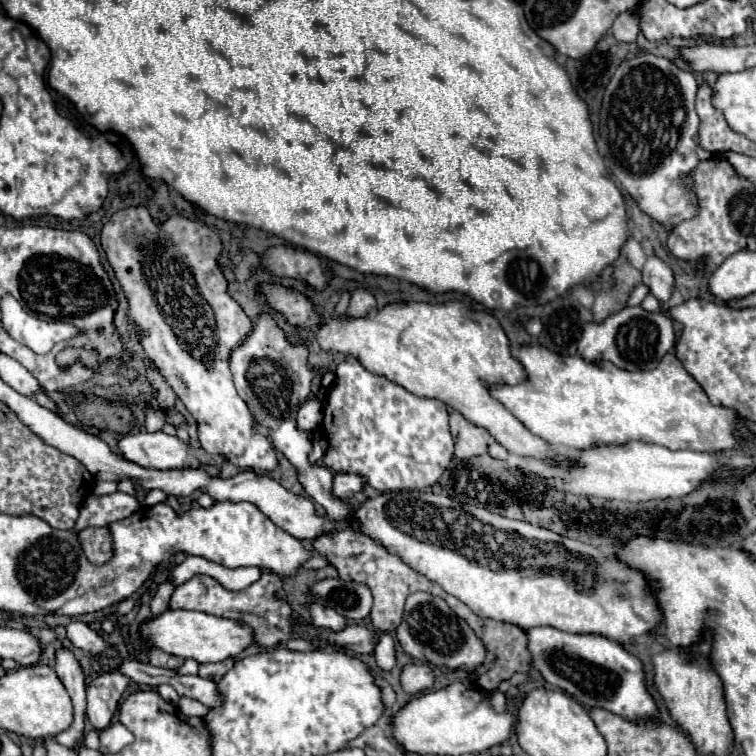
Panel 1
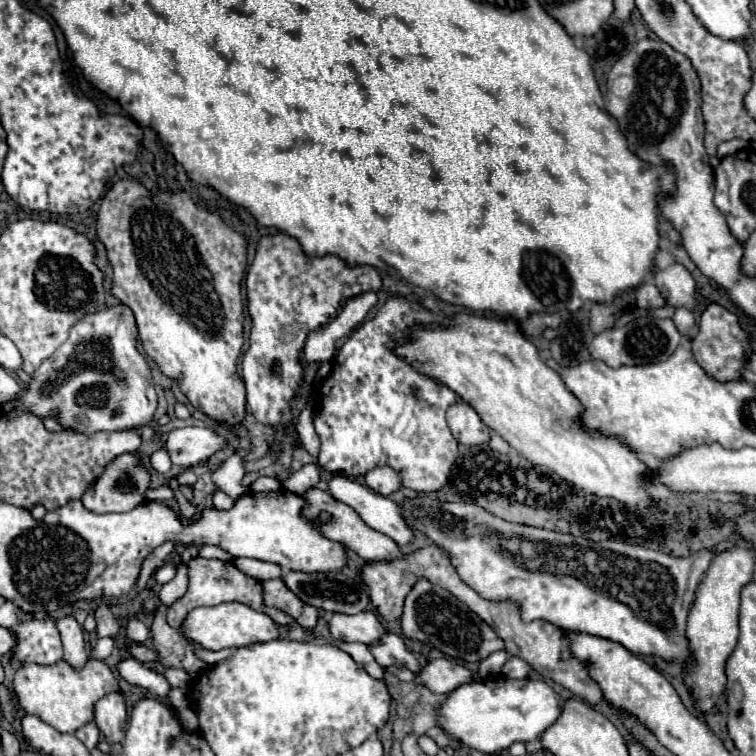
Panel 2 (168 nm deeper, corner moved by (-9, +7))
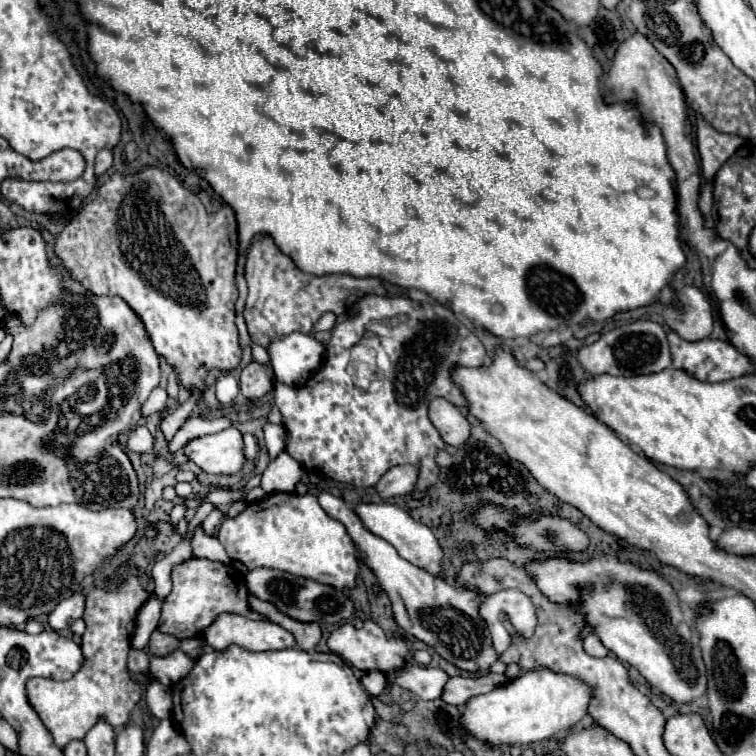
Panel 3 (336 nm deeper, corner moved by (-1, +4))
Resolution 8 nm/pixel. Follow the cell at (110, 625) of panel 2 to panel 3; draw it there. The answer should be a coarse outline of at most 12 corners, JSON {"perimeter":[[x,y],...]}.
{"perimeter":[[125,566],[93,588],[87,658],[71,680],[27,680],[61,750],[99,720],[125,726],[141,700],[129,676],[137,612],[149,592]]}

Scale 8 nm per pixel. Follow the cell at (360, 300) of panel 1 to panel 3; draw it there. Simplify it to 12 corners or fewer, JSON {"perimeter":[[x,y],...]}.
{"perimeter":[[301,332],[267,344],[275,380],[303,386],[323,344]]}

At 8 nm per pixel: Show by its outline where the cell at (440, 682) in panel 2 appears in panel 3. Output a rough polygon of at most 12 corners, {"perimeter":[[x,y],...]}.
{"perimeter":[[505,674],[449,678],[443,700],[463,706],[469,698],[503,686]]}

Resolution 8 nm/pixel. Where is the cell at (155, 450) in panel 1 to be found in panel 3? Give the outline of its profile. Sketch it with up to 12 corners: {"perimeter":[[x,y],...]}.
{"perimeter":[[235,426],[187,442],[201,470],[233,476],[245,466]]}

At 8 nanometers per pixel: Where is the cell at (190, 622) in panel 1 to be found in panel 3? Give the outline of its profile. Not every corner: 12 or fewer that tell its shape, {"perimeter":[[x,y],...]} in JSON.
{"perimeter":[[223,614],[203,632],[225,650],[285,650],[295,636],[269,620]]}

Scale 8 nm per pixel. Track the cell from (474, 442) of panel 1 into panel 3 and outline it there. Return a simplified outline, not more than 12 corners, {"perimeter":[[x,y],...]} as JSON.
{"perimeter":[[433,398],[429,420],[449,446],[469,438],[469,420],[445,398]]}

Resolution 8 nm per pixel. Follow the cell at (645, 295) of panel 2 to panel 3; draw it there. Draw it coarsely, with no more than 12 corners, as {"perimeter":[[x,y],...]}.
{"perimeter":[[669,332],[673,366],[701,382],[753,372],[729,342],[683,342]]}

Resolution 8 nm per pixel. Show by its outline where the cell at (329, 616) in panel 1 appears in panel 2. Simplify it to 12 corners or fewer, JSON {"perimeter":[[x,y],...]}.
{"perimeter":[[333,613],[331,635],[377,643],[383,627],[375,613]]}

